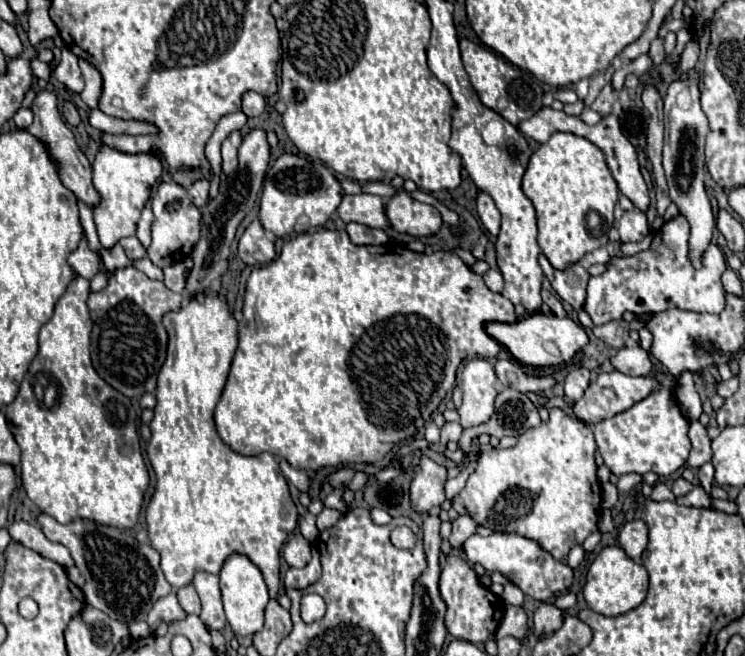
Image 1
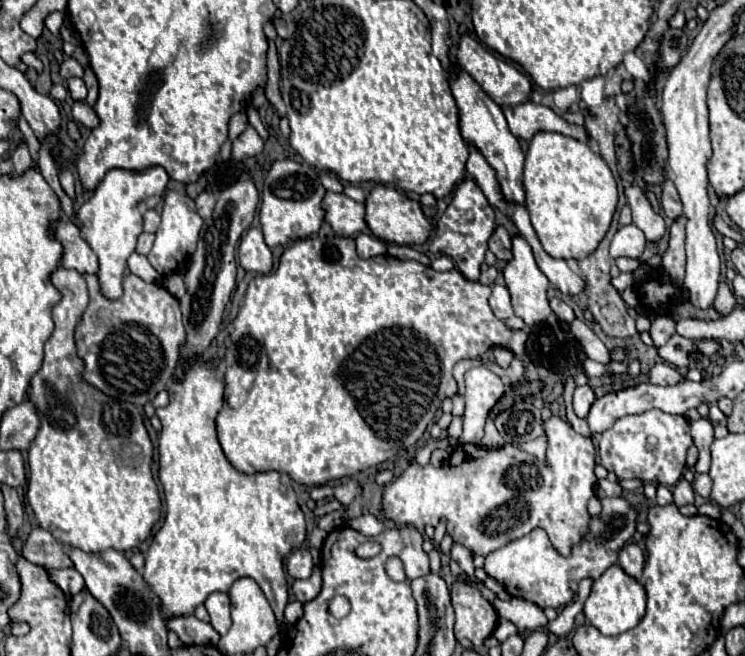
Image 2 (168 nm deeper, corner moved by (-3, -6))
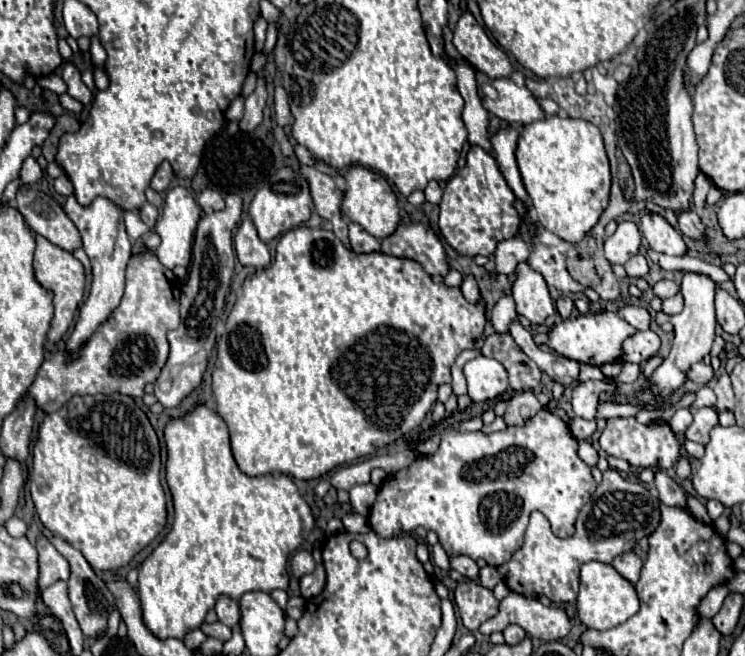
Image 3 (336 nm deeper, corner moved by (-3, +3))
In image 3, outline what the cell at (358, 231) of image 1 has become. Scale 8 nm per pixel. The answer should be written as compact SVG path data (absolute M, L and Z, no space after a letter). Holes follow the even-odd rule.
M350 222L348 230L350 230L348 238L350 238L354 252L376 252L376 250L380 250L380 240L370 236L362 226Z

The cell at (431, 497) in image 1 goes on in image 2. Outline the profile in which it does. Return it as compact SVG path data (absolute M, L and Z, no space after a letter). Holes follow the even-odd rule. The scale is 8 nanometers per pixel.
M550 417L544 423L544 431L548 437L546 459L550 467L542 465L536 457L520 451L516 445L504 445L502 449L484 449L476 445L460 445L444 467L434 465L410 465L396 481L386 485L382 507L388 519L400 525L414 525L422 531L426 525L438 525L440 517L448 517L448 533L454 541L466 545L474 555L488 555L492 549L506 545L518 537L528 535L532 529L544 529L550 537L554 549L568 557L574 545L580 545L588 533L588 501L594 497L596 489L596 449L590 437L576 433L566 421L560 417Z

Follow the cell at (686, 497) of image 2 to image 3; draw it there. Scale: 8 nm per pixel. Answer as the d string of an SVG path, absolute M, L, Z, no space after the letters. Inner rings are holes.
M686 494L687 496L687 504L690 510L690 513L699 521L708 524L708 525L712 525L712 520L710 519L710 517L707 514L706 508L703 504L701 504L699 502L698 499L696 499L695 497Z

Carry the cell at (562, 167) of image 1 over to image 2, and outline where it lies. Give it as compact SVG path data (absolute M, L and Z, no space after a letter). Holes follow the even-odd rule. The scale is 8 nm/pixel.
M536 133L524 163L526 209L544 251L556 259L586 259L610 229L618 189L604 159L586 143L562 133Z

